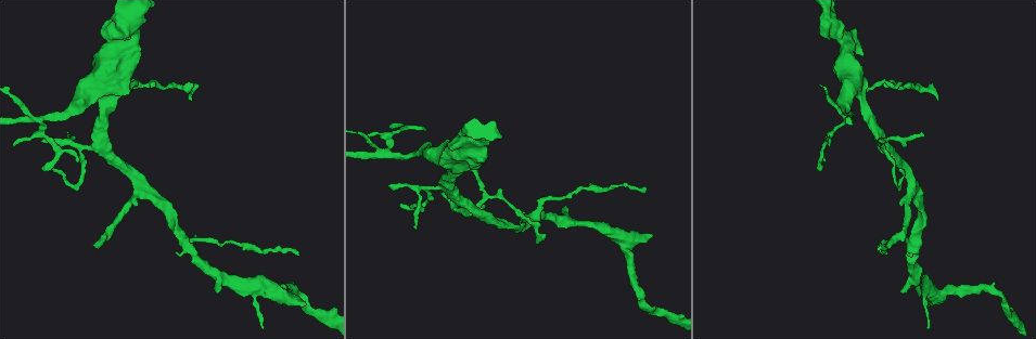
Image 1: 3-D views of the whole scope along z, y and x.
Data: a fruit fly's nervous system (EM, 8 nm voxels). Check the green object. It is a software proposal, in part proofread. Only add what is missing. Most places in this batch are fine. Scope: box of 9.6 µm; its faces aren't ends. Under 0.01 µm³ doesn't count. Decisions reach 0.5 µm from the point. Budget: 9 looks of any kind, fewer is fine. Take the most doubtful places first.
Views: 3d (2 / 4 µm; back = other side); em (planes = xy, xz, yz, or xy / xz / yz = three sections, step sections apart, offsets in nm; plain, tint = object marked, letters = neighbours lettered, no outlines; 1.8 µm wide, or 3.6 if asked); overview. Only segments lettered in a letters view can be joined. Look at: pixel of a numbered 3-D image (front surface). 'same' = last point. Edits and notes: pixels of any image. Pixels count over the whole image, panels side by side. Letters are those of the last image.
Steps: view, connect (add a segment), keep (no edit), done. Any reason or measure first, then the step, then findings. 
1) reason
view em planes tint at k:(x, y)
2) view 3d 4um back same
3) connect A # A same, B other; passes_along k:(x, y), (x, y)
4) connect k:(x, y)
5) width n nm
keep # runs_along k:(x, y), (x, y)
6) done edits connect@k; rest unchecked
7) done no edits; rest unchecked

free end
view 3d 2um at 1:(215, 290)

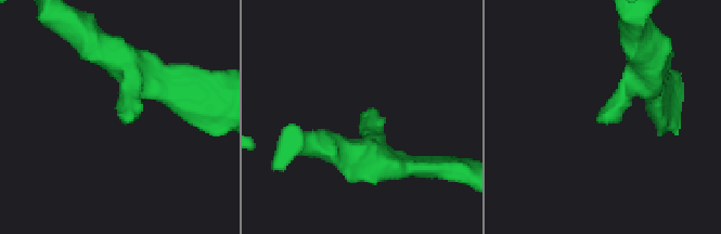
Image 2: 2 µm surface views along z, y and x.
view em planes plain at 2:(362, 117)

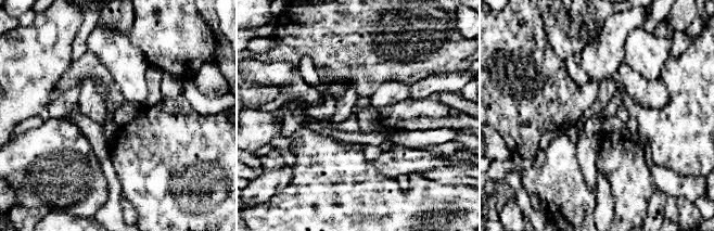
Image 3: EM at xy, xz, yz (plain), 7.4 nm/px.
what lies round it
view em planes letters same

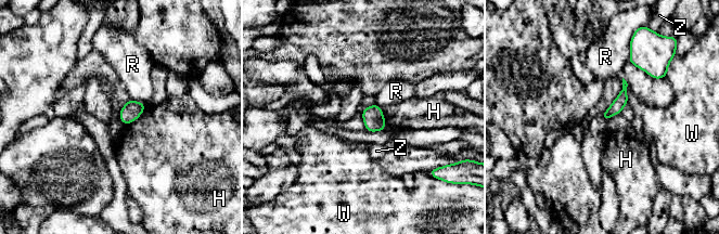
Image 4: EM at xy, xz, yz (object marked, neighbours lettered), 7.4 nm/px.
keep # H other, R other, W other, Z other; border 4:(146, 107), (136, 119), (126, 125); none of them fits

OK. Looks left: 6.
four arms meet
view em 3.6um xy step 8 tint at 1:(44, 119)

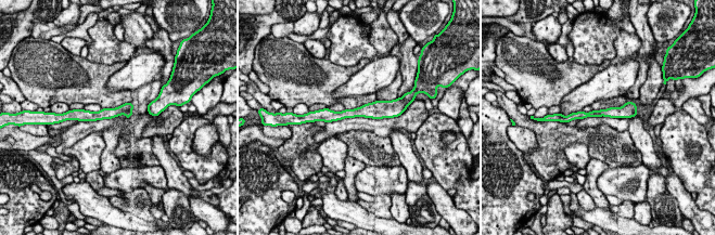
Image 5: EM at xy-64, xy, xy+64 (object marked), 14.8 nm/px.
view em 3.6um xy step 8 letters same

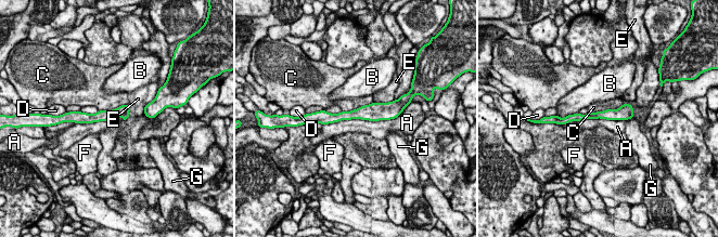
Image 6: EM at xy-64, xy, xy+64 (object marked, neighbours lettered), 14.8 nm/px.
width 140 nm
keep # A other, B other, C other, D other, E other, F other, G other; none of them fits

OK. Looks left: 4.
an open end
view em planes letters at 1:(303, 303)

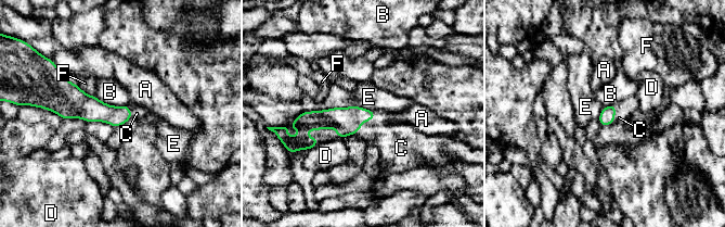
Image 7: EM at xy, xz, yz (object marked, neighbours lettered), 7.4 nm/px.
connect C # A other, B other, C same, D other, E other, F other; the neuron continues

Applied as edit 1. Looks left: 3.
view overview

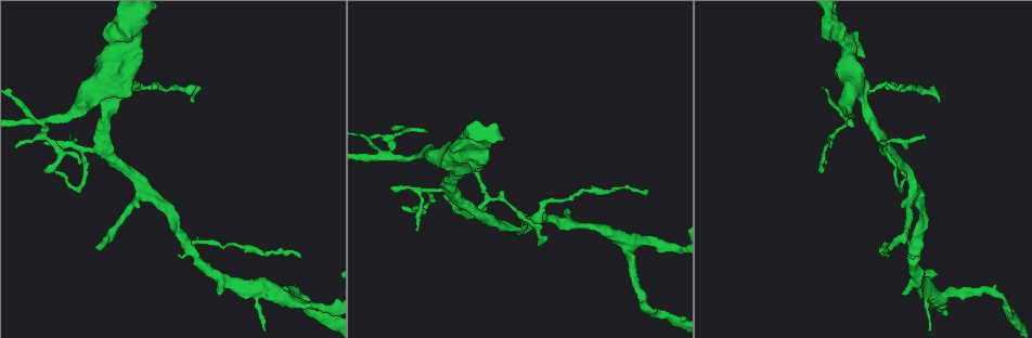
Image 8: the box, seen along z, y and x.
view em planes plain at 8:(444, 196)

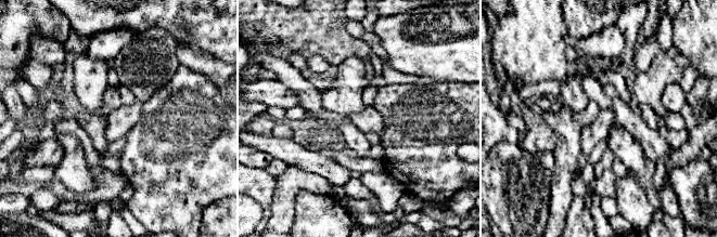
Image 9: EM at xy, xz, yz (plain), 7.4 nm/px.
view em planes letters same

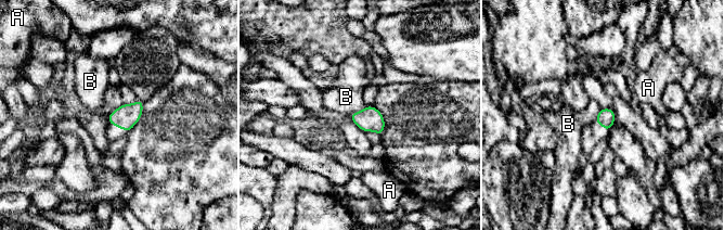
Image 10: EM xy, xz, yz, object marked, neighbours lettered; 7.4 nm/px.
keep # A other, B other; no lettered segment goes on from it

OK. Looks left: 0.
done edits connect@7; rest unchecked

